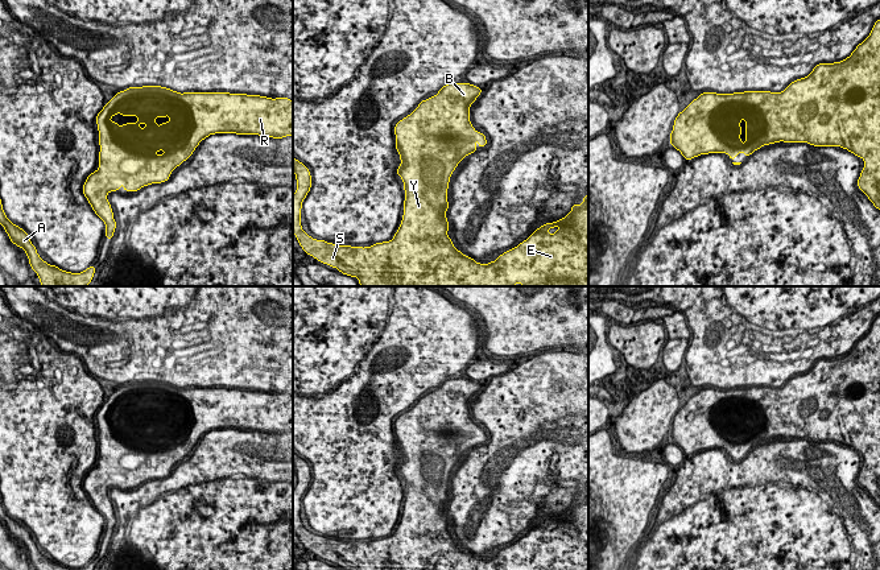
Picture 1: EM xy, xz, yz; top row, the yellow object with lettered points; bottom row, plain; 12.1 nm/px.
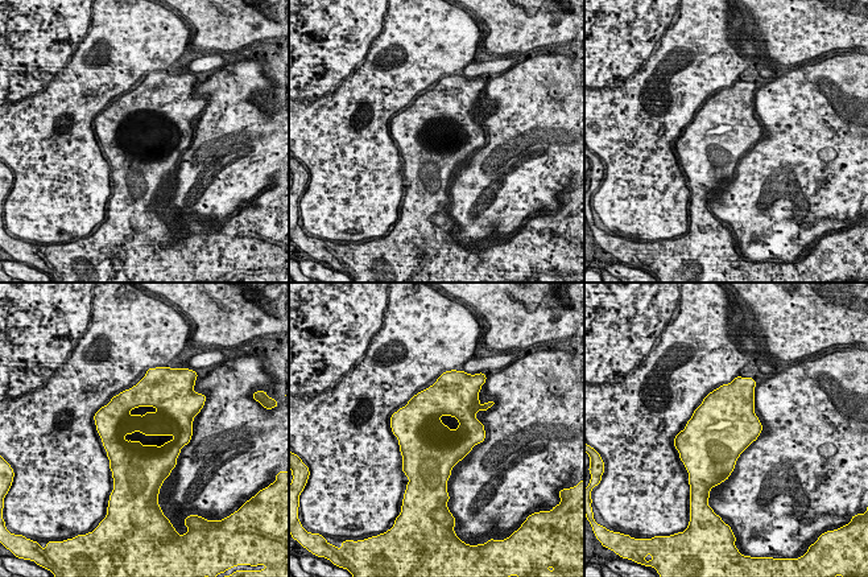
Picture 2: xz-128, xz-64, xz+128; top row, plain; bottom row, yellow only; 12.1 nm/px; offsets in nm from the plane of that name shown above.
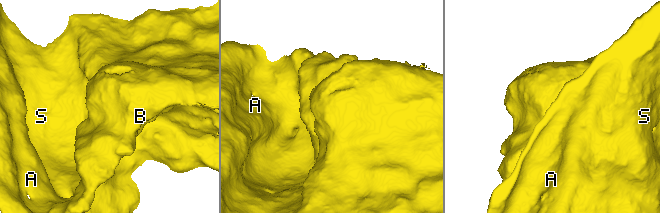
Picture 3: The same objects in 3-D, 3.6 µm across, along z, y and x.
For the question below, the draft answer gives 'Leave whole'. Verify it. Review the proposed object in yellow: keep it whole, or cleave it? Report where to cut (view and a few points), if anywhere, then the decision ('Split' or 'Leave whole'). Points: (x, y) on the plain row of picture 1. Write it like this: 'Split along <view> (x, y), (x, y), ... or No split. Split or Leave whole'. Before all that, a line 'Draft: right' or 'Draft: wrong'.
Draft: right
No split. Leave whole

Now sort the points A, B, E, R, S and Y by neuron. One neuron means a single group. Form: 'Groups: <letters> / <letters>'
Groups: A B E R S Y

